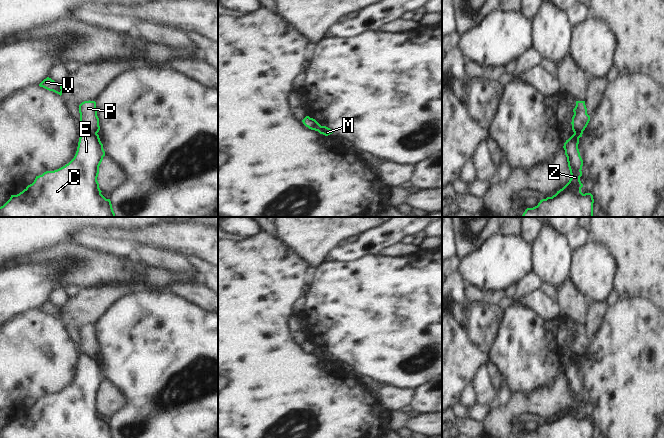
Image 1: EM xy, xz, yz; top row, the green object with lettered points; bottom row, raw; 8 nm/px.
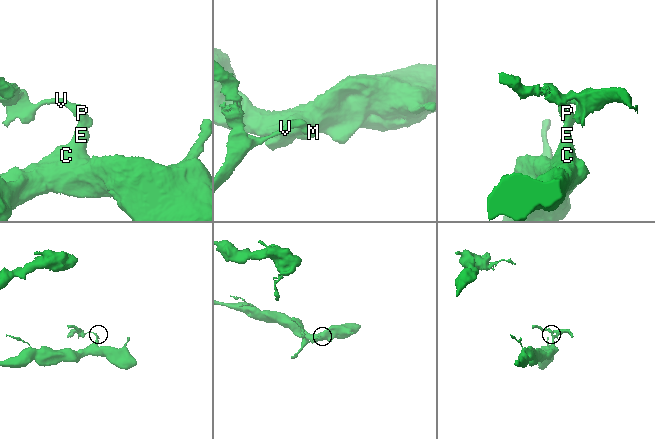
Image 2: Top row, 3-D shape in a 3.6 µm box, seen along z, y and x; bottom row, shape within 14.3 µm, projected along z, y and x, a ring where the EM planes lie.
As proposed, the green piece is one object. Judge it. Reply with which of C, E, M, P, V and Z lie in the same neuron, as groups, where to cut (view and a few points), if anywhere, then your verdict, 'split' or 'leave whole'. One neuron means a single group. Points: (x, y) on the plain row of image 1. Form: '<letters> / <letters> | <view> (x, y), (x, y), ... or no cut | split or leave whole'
C E Z / M P V | xy (83, 352), (96, 358) | split

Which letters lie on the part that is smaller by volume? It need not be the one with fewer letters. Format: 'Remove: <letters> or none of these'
Remove: M, P, V

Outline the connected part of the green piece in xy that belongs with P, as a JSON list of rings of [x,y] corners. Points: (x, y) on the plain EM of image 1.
[[[84,325],[79,329],[80,347],[83,353],[91,358],[97,358],[100,354],[99,342],[95,325]]]

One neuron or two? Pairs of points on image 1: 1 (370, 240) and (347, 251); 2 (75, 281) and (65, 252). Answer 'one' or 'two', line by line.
1: one
2: one

